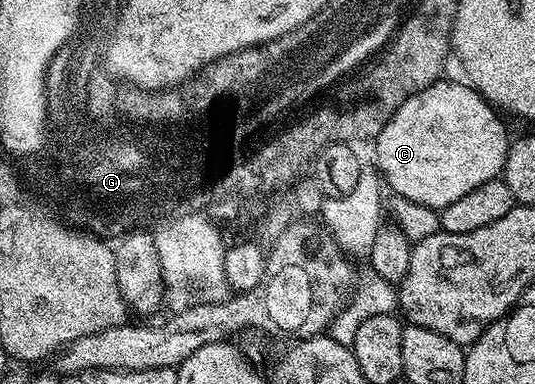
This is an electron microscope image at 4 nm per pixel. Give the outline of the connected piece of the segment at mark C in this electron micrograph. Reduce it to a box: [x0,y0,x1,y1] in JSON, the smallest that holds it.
[373,77,509,209]

